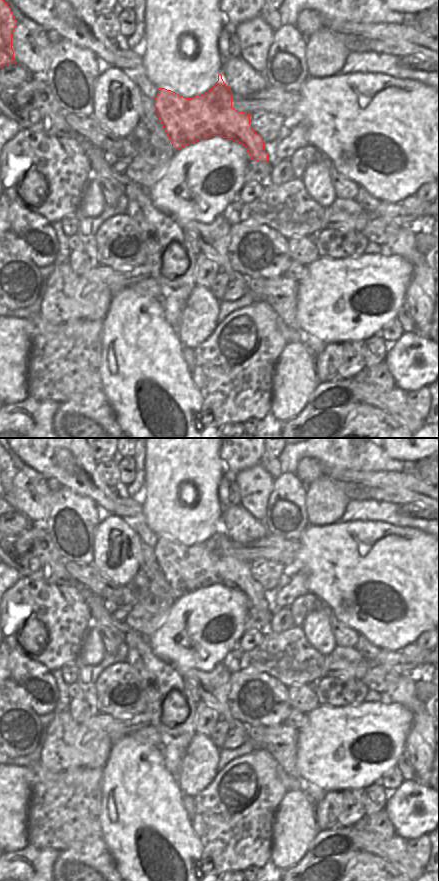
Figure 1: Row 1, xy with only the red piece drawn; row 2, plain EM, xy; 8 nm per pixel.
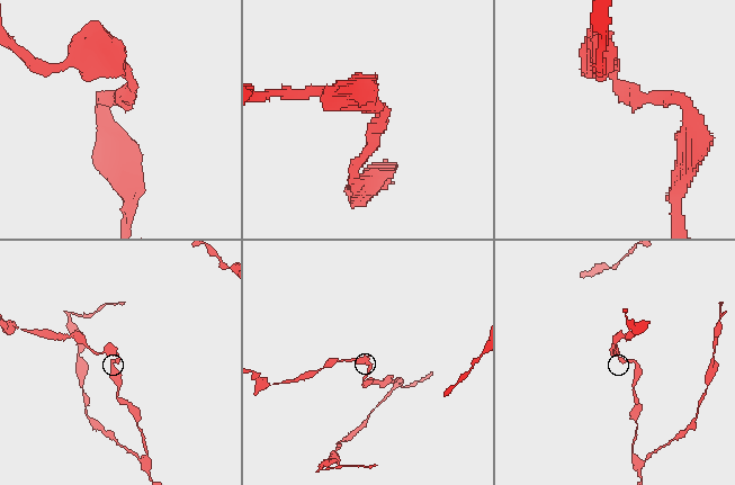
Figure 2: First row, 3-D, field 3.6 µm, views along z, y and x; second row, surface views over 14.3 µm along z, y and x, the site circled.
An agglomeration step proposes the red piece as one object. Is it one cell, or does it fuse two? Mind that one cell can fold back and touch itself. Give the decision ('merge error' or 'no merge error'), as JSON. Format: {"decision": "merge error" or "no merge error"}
{"decision": "no merge error"}

